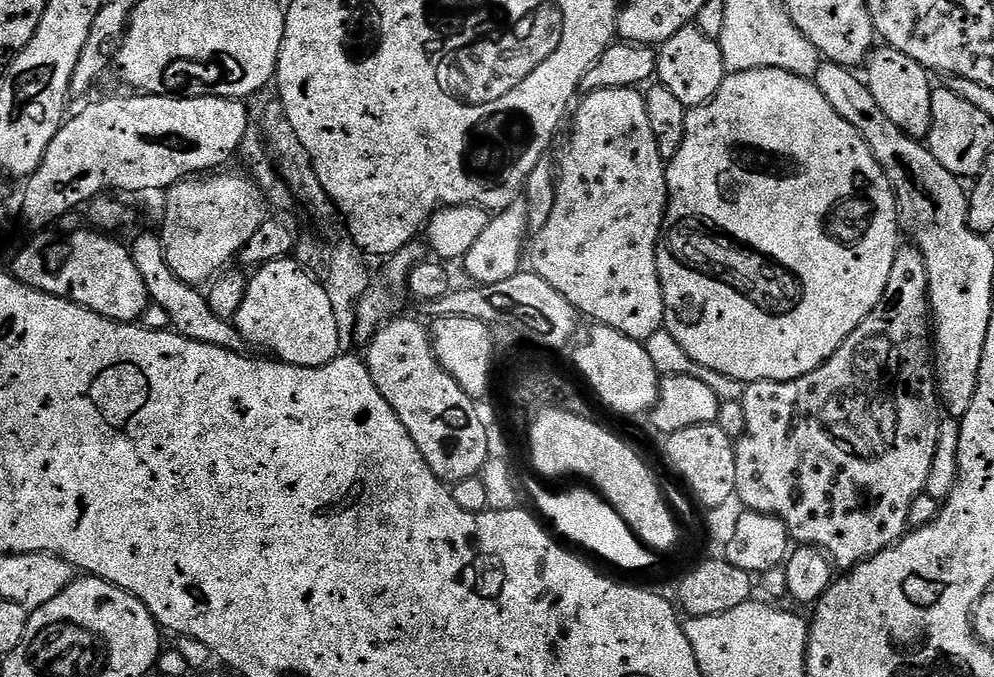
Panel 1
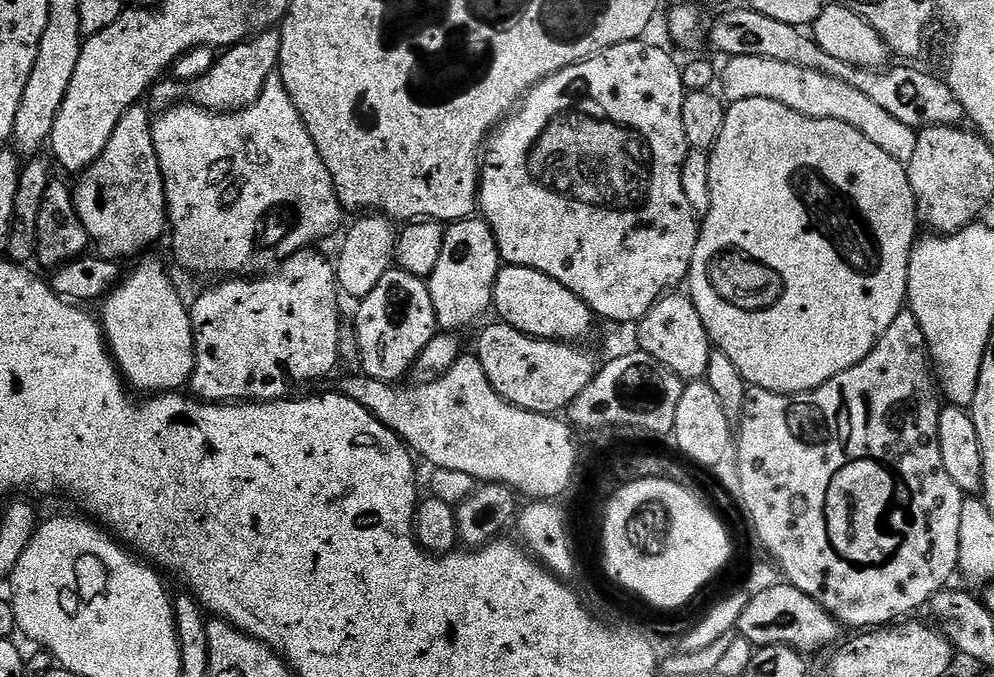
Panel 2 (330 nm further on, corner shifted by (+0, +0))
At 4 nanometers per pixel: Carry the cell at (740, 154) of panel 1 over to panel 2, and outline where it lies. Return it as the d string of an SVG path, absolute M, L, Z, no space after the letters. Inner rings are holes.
M742 98L742 102L731 102L727 105L722 130L718 134L715 146L708 152L708 166L710 168L710 204L708 213L698 224L696 245L686 281L686 292L691 296L698 315L702 317L702 326L706 326L706 334L711 338L715 351L726 354L726 358L730 358L730 362L734 362L734 366L738 366L738 374L742 374L744 381L751 387L789 394L814 390L818 386L830 382L830 378L842 374L842 370L850 370L850 366L858 366L858 362L862 362L862 358L866 358L866 354L870 354L870 350L874 350L874 346L880 341L882 334L886 334L886 330L890 330L890 322L894 322L894 318L898 318L898 314L905 311L906 308L908 263L912 257L912 246L918 239L918 233L916 233L918 221L905 165L901 161L895 160L890 154L886 154L886 150L878 150L878 146L874 146L874 142L870 142L870 138L866 138L866 134L854 130L854 126L850 126L846 122L798 114L798 110L790 110L790 106L782 106L782 102L774 102L770 98Z

